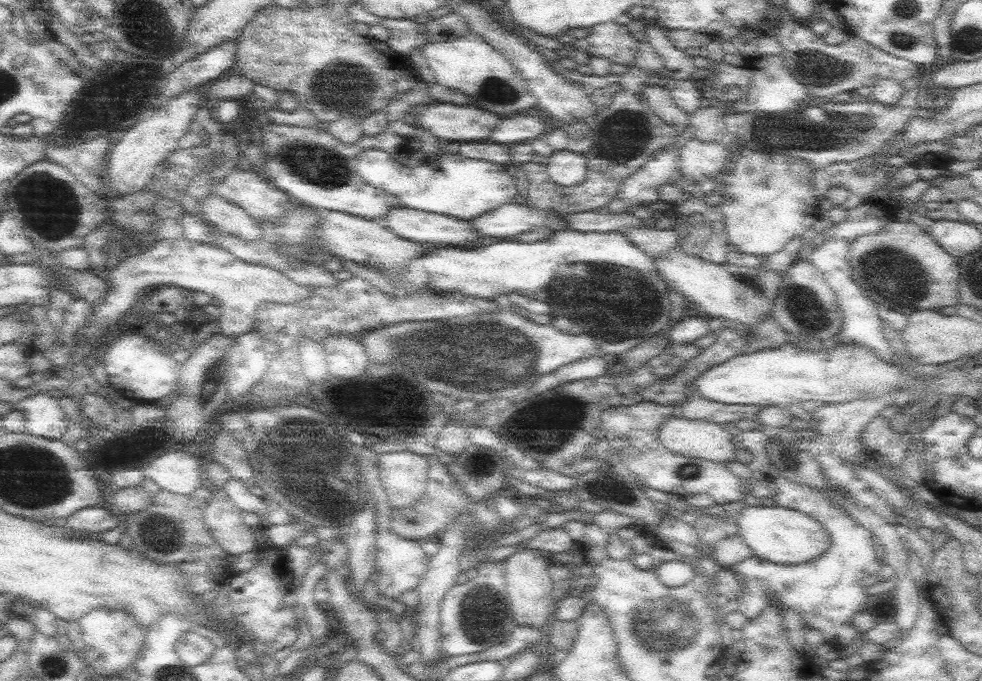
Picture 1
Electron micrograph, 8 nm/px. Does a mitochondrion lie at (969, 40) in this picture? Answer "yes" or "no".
yes

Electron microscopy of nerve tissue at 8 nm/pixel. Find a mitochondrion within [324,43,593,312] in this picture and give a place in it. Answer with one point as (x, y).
(495, 90)

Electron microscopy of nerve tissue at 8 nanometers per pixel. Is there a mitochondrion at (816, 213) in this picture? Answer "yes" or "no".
no

